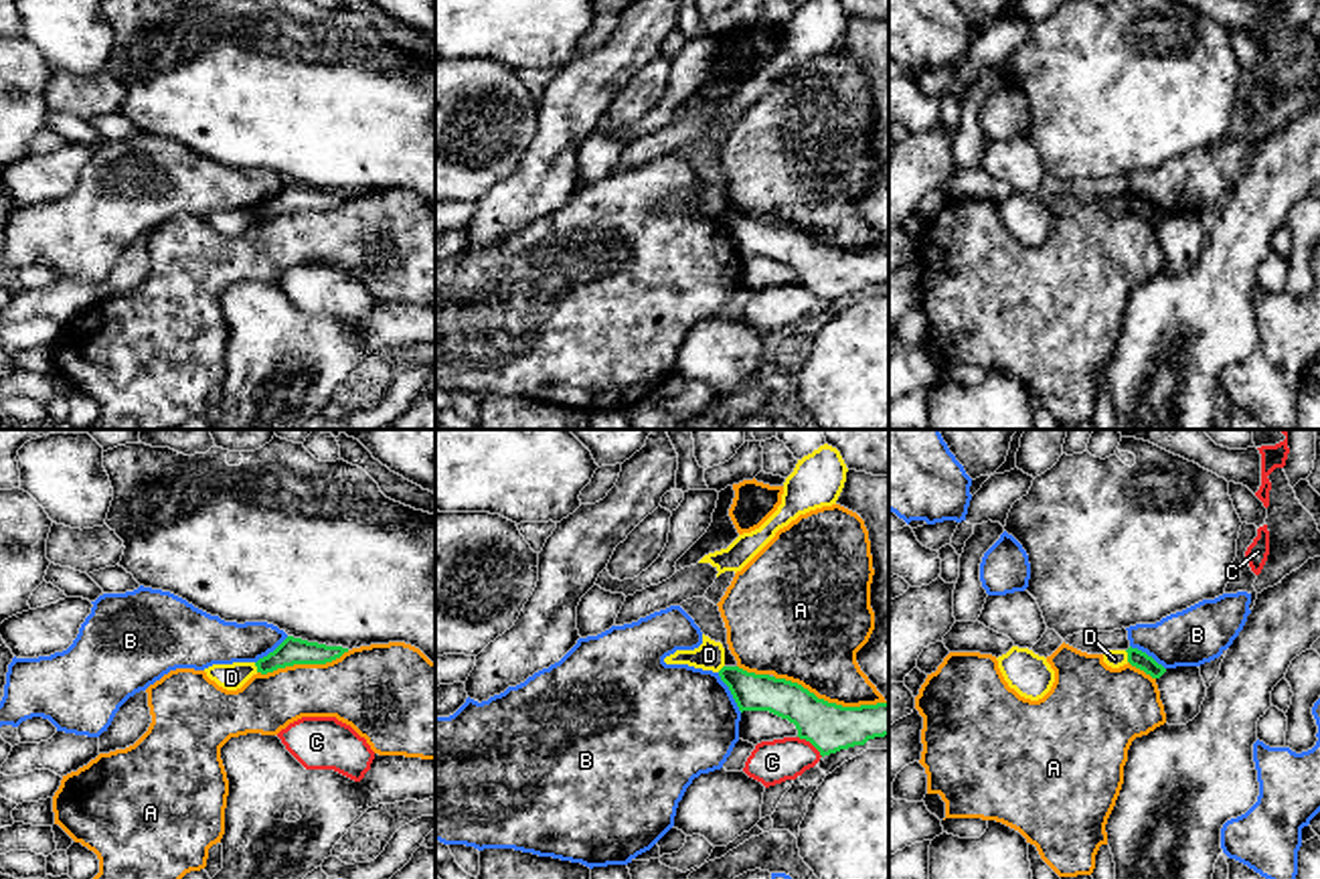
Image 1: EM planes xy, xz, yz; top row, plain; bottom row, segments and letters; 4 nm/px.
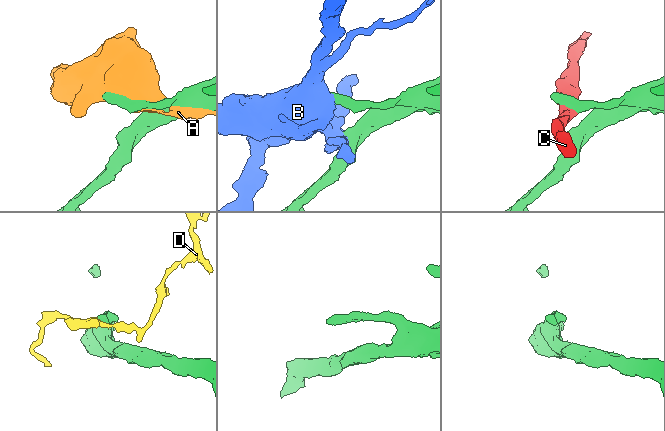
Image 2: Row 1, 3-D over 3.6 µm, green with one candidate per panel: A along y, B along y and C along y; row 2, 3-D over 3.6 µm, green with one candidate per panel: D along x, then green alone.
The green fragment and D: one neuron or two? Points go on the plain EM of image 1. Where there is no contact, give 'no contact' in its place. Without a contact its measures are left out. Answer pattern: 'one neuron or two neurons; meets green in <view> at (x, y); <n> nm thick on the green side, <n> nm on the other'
two neurons; meets green in yz at (1128, 203); 70 nm thick on the green side, 70 nm on the other

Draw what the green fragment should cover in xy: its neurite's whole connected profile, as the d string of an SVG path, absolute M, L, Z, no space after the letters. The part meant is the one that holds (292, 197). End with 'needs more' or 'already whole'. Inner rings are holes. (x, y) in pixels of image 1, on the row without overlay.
M287 182L273 198L255 209L257 219L267 221L294 211L326 211L340 205L348 194L326 192Z | already whole

